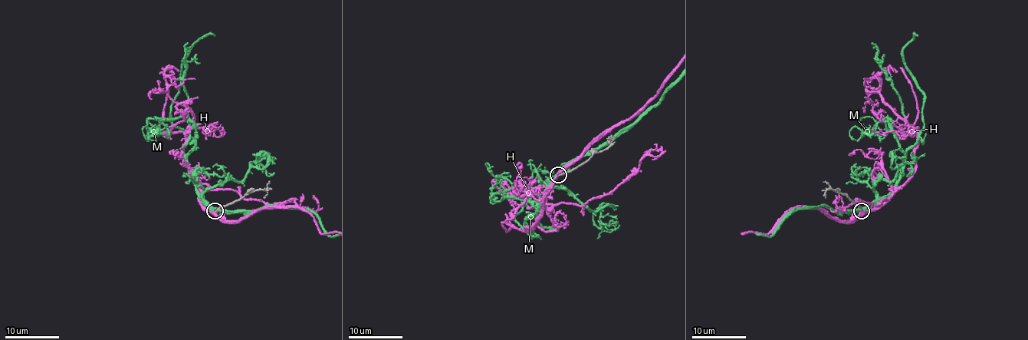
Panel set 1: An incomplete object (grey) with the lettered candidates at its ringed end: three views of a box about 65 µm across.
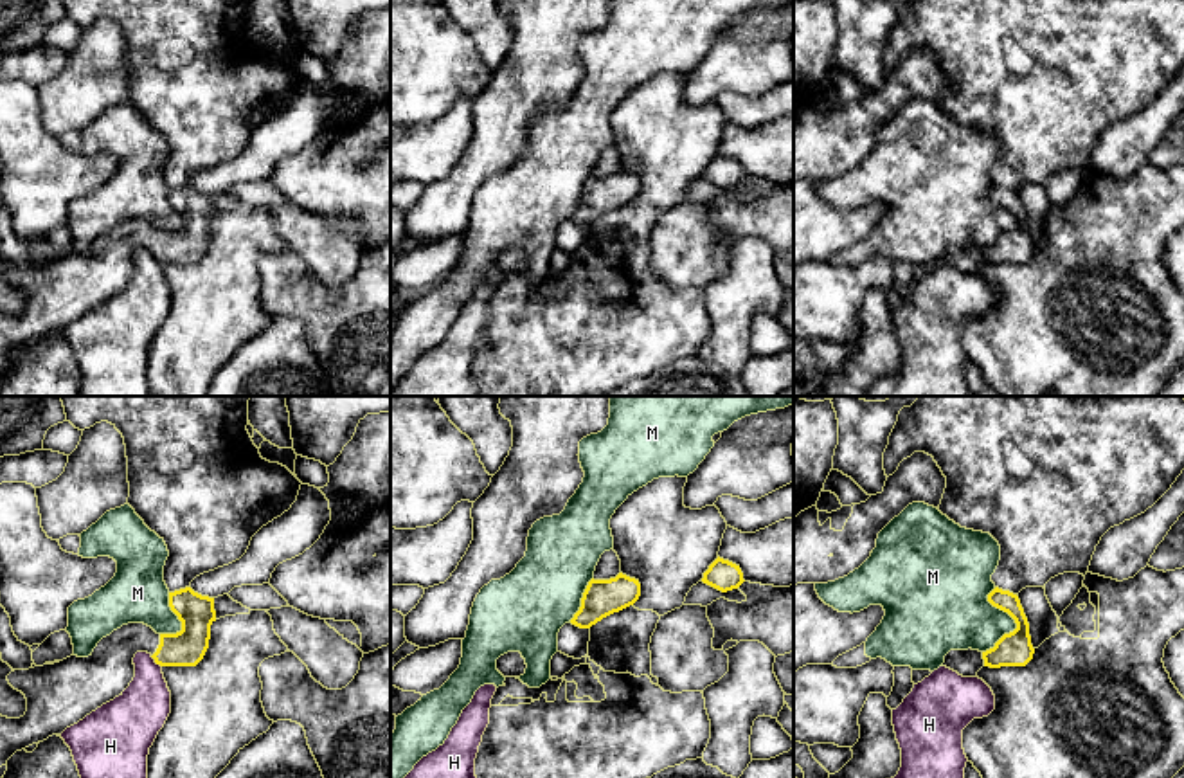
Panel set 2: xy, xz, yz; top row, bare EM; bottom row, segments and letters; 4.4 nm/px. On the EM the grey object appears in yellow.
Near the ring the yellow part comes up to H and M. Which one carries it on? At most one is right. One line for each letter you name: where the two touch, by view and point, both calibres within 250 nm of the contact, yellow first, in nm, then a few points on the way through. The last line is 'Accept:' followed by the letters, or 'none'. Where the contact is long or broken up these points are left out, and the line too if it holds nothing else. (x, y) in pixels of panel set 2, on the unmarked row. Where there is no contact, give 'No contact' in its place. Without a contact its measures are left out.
Accept: none

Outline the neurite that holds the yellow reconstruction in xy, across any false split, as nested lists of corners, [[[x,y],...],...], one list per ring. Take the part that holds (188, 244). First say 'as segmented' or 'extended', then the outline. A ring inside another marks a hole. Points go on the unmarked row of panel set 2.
extended; [[[185,184],[169,189],[169,204],[182,218],[176,231],[128,220],[103,234],[88,254],[70,252],[54,261],[11,268],[7,277],[25,292],[27,308],[20,315],[0,312],[0,364],[16,348],[61,331],[122,292],[135,274],[137,249],[148,249],[160,263],[196,263],[216,218],[214,194]]]

